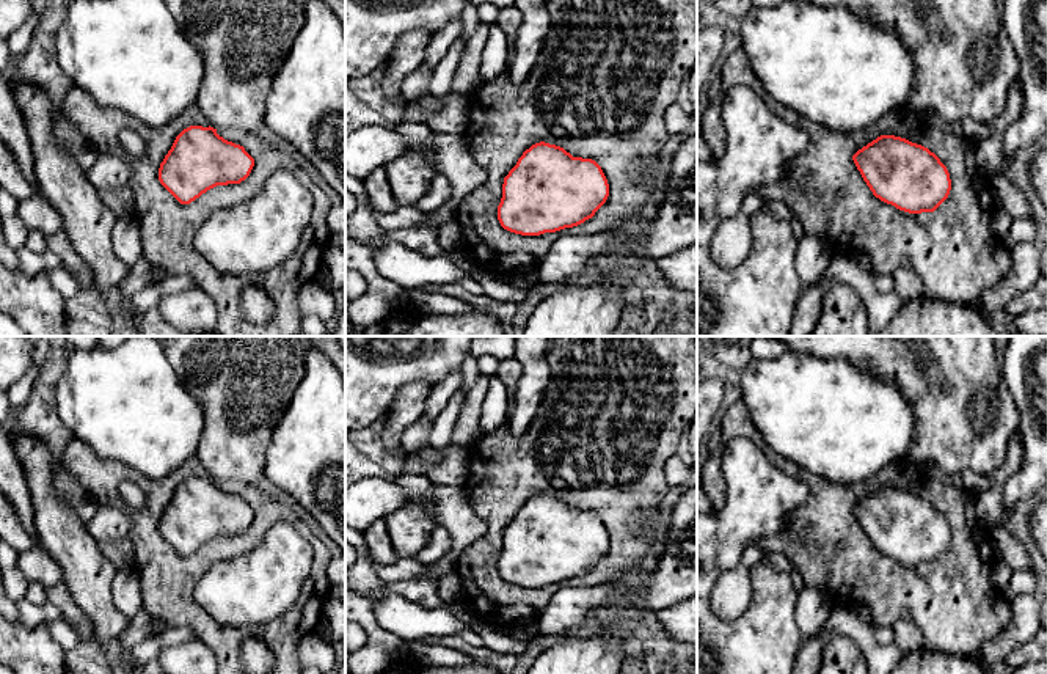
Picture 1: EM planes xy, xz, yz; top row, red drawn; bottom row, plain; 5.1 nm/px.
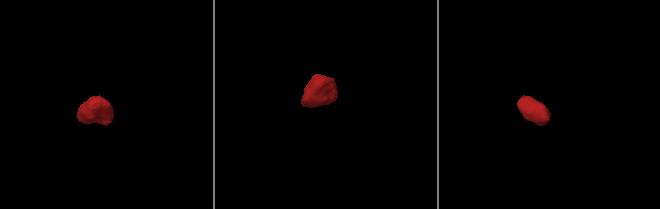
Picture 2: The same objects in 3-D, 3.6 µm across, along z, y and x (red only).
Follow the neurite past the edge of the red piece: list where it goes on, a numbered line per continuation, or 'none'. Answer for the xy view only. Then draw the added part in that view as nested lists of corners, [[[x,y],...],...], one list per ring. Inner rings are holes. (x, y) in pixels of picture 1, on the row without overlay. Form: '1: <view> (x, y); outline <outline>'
1: xy (245, 384); outline [[[151,336],[162,346],[170,364],[188,393],[201,404],[204,429],[195,459],[210,479],[232,479],[253,485],[264,478],[272,432],[283,418],[305,375],[308,342],[301,336]]]

